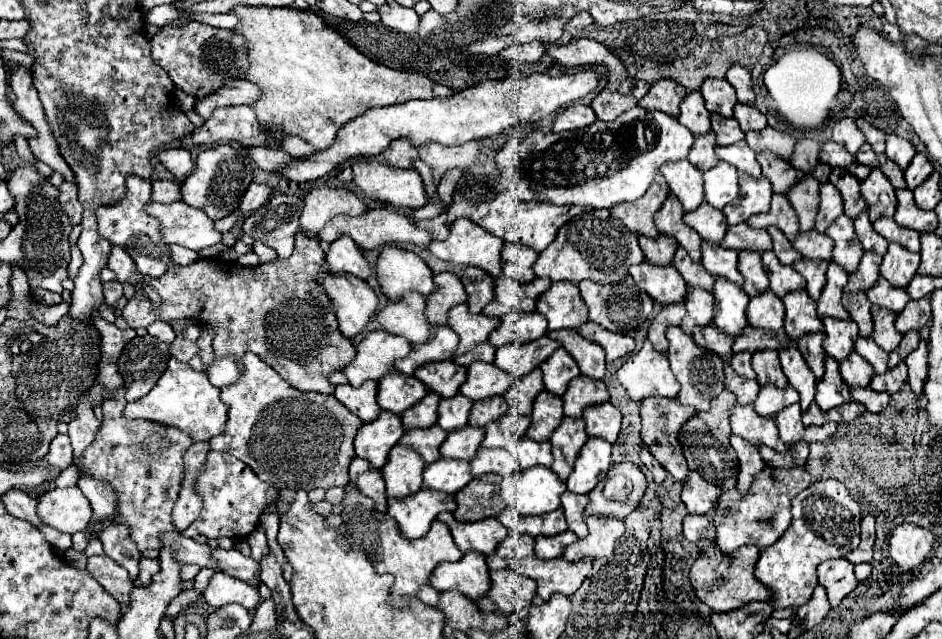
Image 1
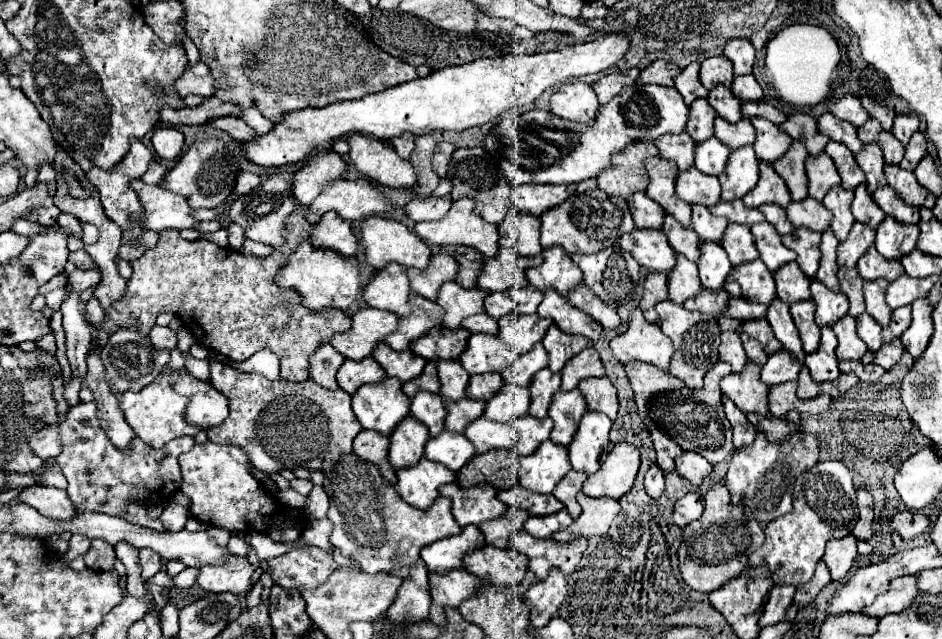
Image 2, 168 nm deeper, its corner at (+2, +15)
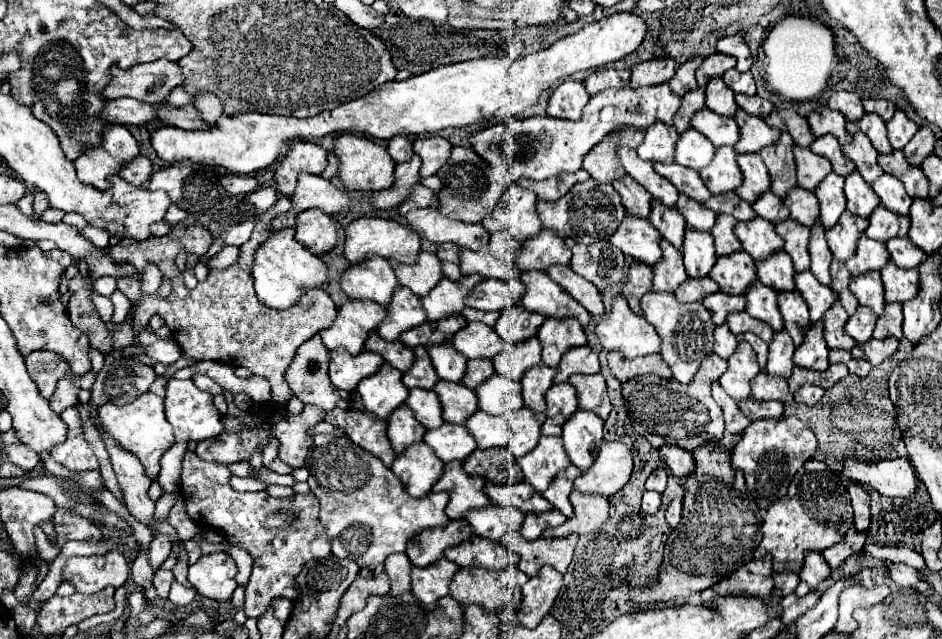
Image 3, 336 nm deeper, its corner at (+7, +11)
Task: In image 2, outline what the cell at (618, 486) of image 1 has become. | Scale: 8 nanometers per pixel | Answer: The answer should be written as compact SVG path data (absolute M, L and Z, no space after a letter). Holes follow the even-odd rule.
M618 442L608 452L600 470L588 476L582 492L592 498L608 496L618 500L626 492L630 492L634 478L638 474L638 466L640 466L638 448L626 442Z

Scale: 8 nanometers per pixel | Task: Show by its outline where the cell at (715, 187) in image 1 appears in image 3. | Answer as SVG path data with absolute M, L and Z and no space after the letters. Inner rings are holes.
M689 128L689 132L681 134L679 144L675 148L675 162L693 170L701 170L711 164L715 156L715 146L697 130Z

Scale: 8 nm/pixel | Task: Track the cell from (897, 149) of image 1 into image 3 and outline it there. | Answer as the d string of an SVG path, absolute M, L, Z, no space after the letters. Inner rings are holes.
M897 110L895 116L887 122L887 132L889 132L889 142L895 150L901 150L911 138L913 134L919 130L917 122L913 122L911 118L907 118L907 114L903 110Z

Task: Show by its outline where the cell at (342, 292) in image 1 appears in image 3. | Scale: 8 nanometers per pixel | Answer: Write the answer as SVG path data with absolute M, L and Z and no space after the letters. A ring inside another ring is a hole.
M295 228L273 232L271 238L265 240L255 252L253 280L255 280L257 298L275 310L291 308L301 300L303 292L311 288L323 288L323 284L327 282L327 274L329 274L327 264L295 240Z

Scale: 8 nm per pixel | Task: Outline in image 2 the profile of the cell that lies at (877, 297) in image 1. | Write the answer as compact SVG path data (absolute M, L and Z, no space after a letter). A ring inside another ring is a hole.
M870 246L868 252L864 252L864 256L860 256L858 264L860 264L860 276L864 280L884 278L892 282L896 280L896 276L904 274L904 266L898 260L884 260L884 256L880 256L880 252L876 252L874 246Z

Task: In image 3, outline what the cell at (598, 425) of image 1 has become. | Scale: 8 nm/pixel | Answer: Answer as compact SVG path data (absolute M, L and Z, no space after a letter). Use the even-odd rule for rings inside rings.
M575 374L575 376L569 378L569 382L577 390L579 408L591 410L597 416L601 416L603 420L607 420L607 416L611 412L611 400L609 400L609 394L607 394L605 378L601 374L593 374L593 376Z

